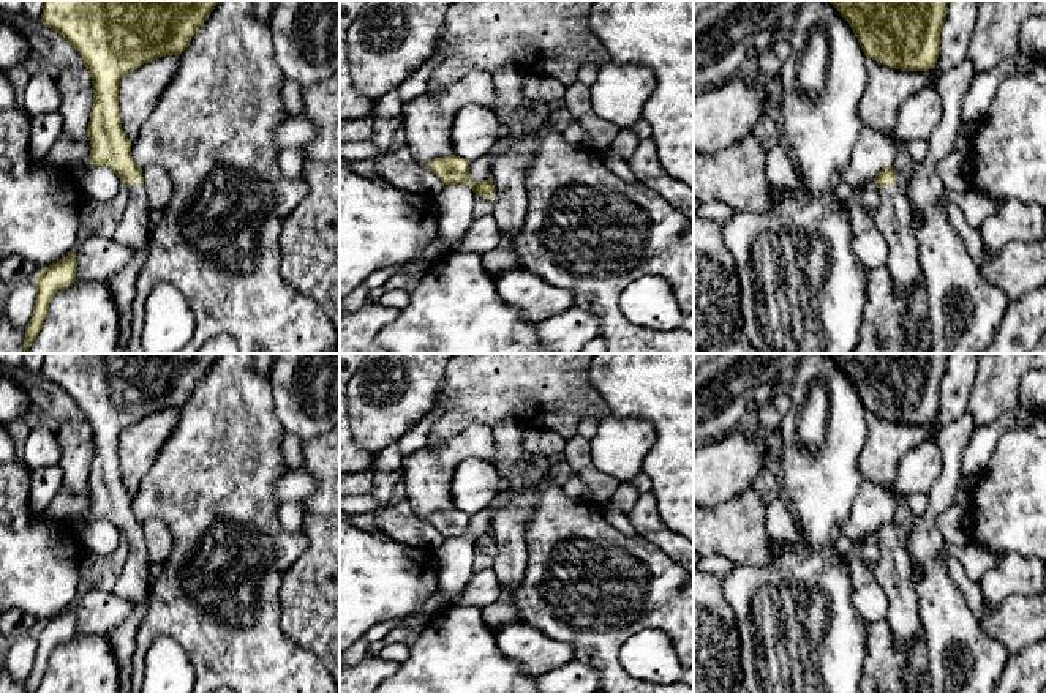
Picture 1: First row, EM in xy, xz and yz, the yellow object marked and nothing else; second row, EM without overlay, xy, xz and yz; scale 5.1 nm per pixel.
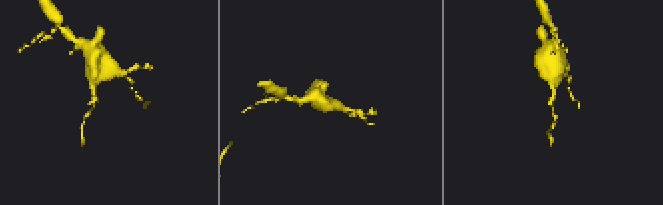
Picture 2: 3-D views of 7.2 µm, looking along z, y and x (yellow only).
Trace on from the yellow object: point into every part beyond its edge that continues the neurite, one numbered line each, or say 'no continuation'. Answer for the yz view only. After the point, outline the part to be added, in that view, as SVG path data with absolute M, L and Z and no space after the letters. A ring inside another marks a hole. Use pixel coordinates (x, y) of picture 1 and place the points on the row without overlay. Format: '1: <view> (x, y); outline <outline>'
1: yz (893, 569); outline M897 537L875 545L875 581L888 597L888 624L897 647L907 647L916 635L921 619L915 586L910 581L912 562Z

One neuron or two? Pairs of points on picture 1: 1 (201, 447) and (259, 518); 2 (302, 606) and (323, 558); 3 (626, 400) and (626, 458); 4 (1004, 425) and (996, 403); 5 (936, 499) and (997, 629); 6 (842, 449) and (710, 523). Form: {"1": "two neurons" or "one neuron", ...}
{"1": "one neuron", "2": "one neuron", "3": "two neurons", "4": "two neurons", "5": "two neurons", "6": "two neurons"}

